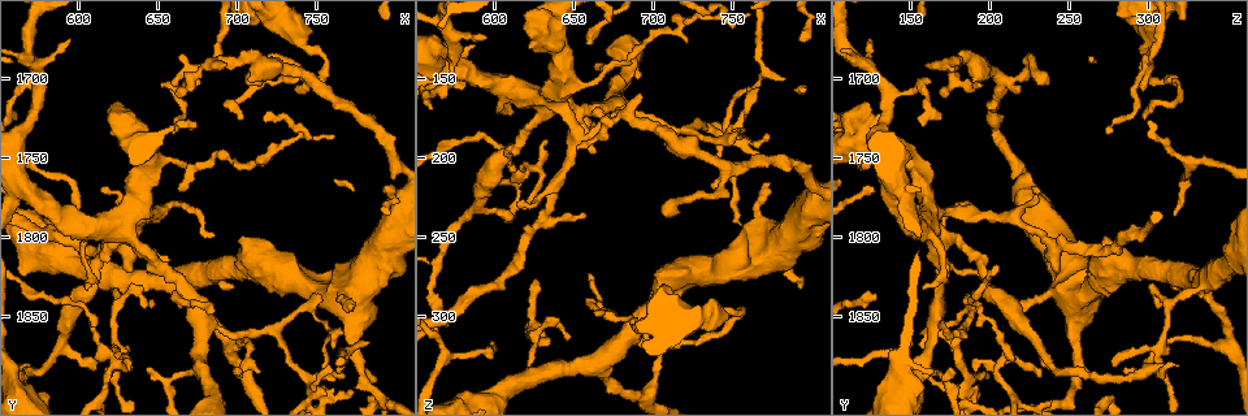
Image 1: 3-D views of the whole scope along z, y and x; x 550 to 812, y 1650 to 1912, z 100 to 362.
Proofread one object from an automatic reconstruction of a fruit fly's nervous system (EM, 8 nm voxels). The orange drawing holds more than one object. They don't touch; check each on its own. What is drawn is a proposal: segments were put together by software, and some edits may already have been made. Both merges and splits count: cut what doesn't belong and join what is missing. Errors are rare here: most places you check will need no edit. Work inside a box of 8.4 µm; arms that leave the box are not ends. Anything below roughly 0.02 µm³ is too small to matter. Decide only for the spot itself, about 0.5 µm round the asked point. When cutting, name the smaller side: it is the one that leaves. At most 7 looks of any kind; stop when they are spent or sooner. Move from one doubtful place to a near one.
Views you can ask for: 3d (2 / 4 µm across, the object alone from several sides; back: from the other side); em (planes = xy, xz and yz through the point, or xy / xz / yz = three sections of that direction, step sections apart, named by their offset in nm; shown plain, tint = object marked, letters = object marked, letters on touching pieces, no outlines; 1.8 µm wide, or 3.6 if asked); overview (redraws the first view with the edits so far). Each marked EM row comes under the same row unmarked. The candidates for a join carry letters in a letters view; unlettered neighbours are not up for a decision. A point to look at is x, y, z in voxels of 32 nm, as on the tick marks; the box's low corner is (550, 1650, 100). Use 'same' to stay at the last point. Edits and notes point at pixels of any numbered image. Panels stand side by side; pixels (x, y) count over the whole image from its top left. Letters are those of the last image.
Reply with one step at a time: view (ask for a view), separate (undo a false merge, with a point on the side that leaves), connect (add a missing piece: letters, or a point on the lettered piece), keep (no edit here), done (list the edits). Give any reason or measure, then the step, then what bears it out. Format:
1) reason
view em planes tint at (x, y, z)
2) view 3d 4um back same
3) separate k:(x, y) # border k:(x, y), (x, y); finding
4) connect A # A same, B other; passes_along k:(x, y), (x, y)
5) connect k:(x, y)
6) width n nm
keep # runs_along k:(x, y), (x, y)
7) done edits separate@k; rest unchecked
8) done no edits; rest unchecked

sharp bend
view em planes letters at (746, 1896, 182)

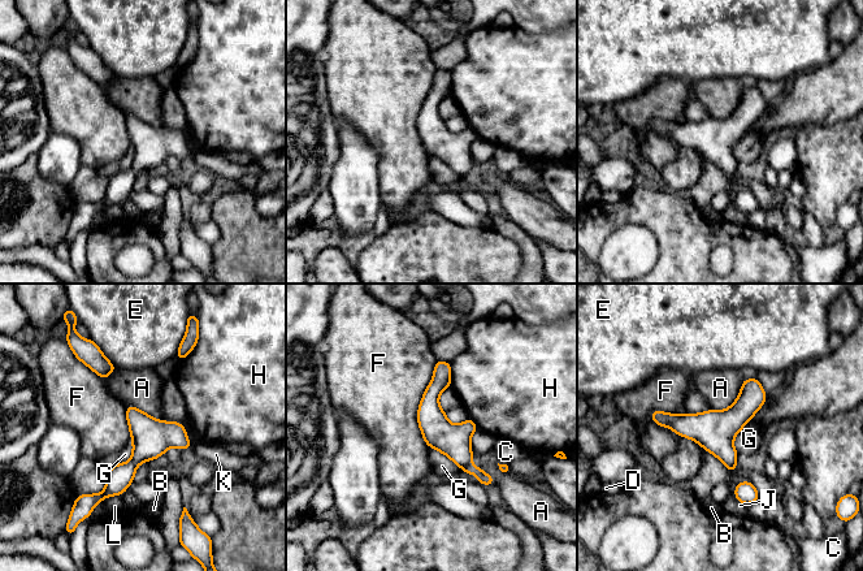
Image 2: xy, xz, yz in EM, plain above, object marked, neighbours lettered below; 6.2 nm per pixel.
width 200 nm
keep # A other, B other, C other, D other, E other, F other, G other, H other, J other, K other, L other; border 2:(437, 360), (417, 411), (428, 446); one neuron here

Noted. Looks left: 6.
four arms meet
view 3d 4um back at (602, 1836, 200)

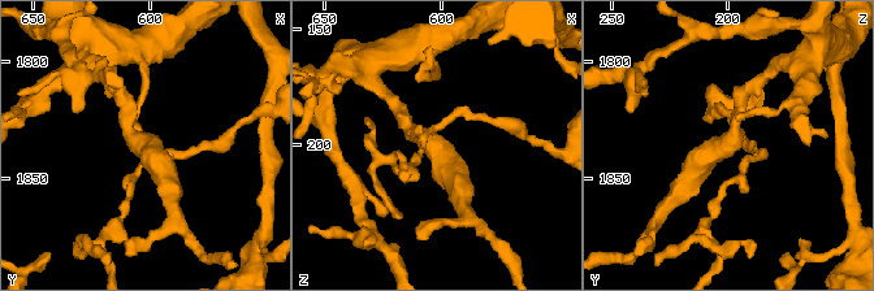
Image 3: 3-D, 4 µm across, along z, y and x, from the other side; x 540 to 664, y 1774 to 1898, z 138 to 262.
view em xz step 8 tint at (603, 1836, 201)

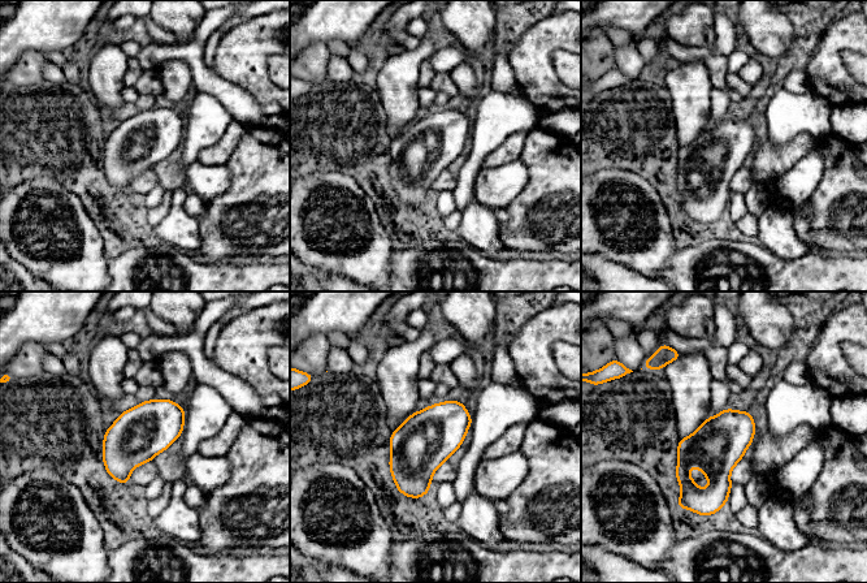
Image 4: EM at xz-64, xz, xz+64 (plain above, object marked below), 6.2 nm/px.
cut it another way
view em planes letters same

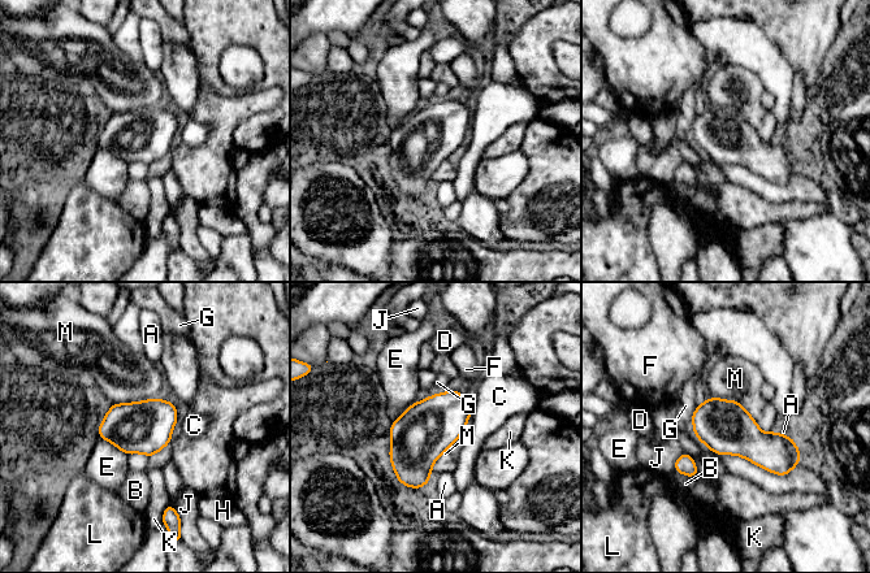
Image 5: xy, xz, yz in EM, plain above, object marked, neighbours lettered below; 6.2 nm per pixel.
keep # A other, B other, C other, D other, E other, F other, G other, H other, J other, K other, L other, M other; border 5:(714, 396), (736, 400), (771, 432); continuous, no second neuron

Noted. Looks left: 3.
thin neck
view 3d 2um at (620, 1862, 310)

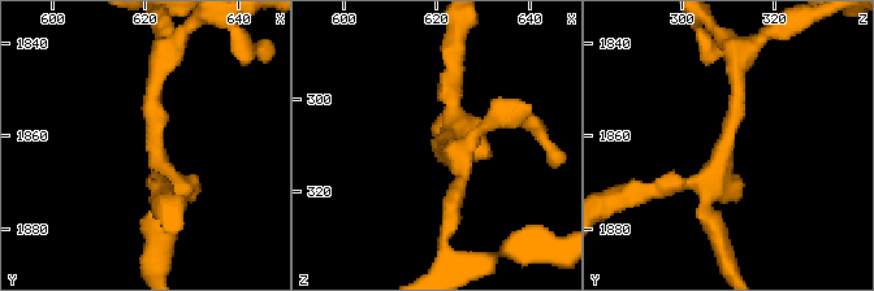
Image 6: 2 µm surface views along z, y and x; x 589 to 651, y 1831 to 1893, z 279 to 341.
view em planes letters at (621, 1861, 309)

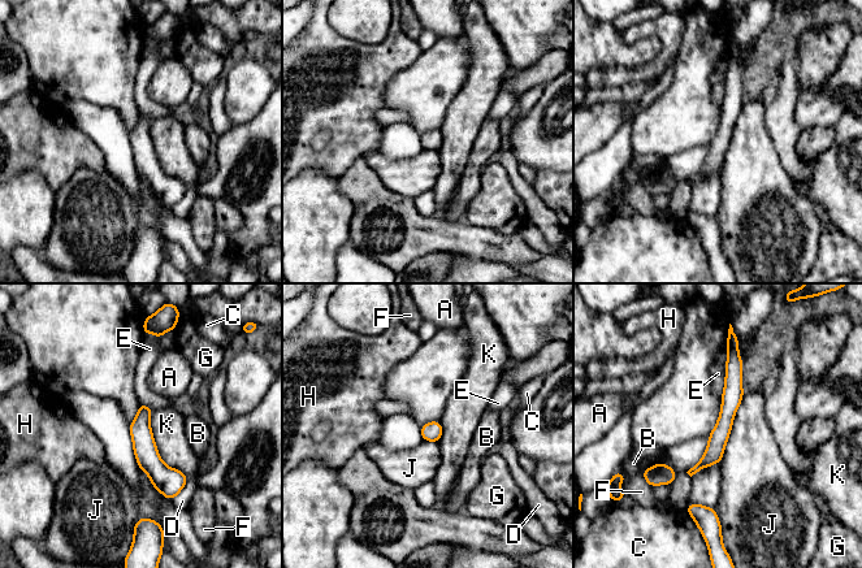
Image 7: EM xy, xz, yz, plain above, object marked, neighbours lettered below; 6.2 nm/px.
keep # A other, B other, C other, D other, E other, F other, G other, H other, J other, K other; border 7:(744, 394), (735, 413), (720, 460); all the same neuron

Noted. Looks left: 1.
done no edits; rest unchecked

